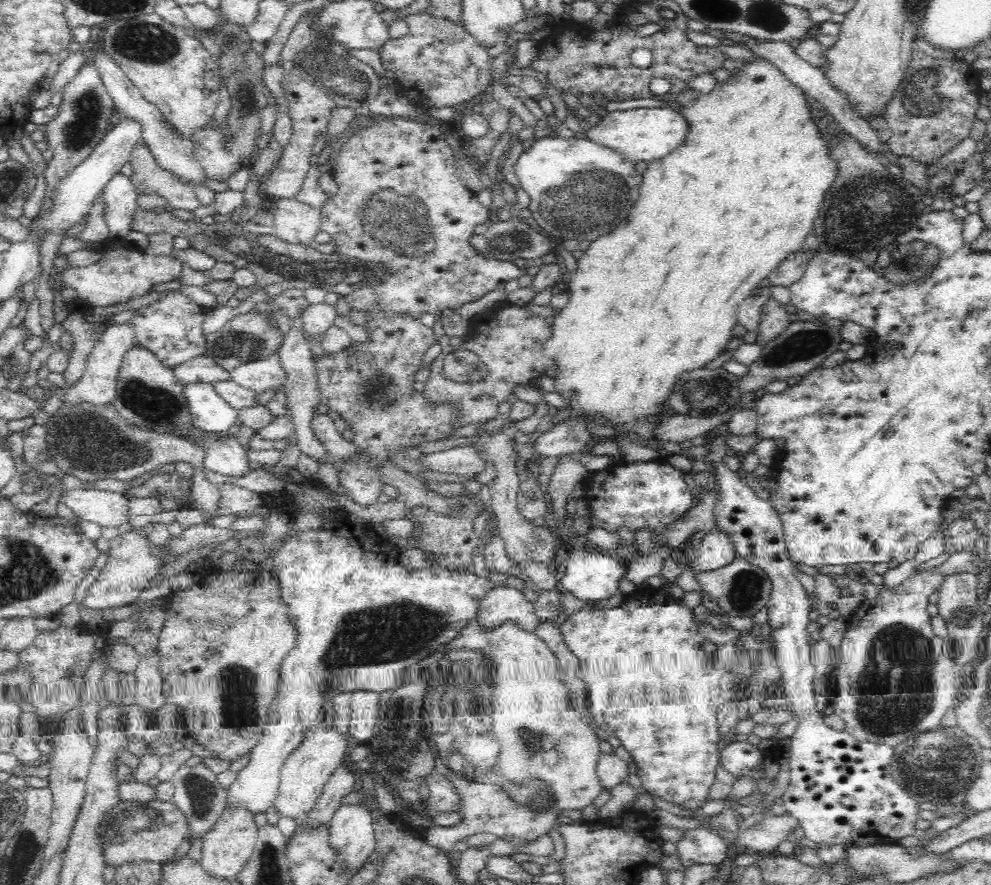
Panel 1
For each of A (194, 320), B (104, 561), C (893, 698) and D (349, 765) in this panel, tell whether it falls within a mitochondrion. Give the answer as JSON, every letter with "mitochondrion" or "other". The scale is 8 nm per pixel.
{"A":"other","B":"other","C":"mitochondrion","D":"other"}

